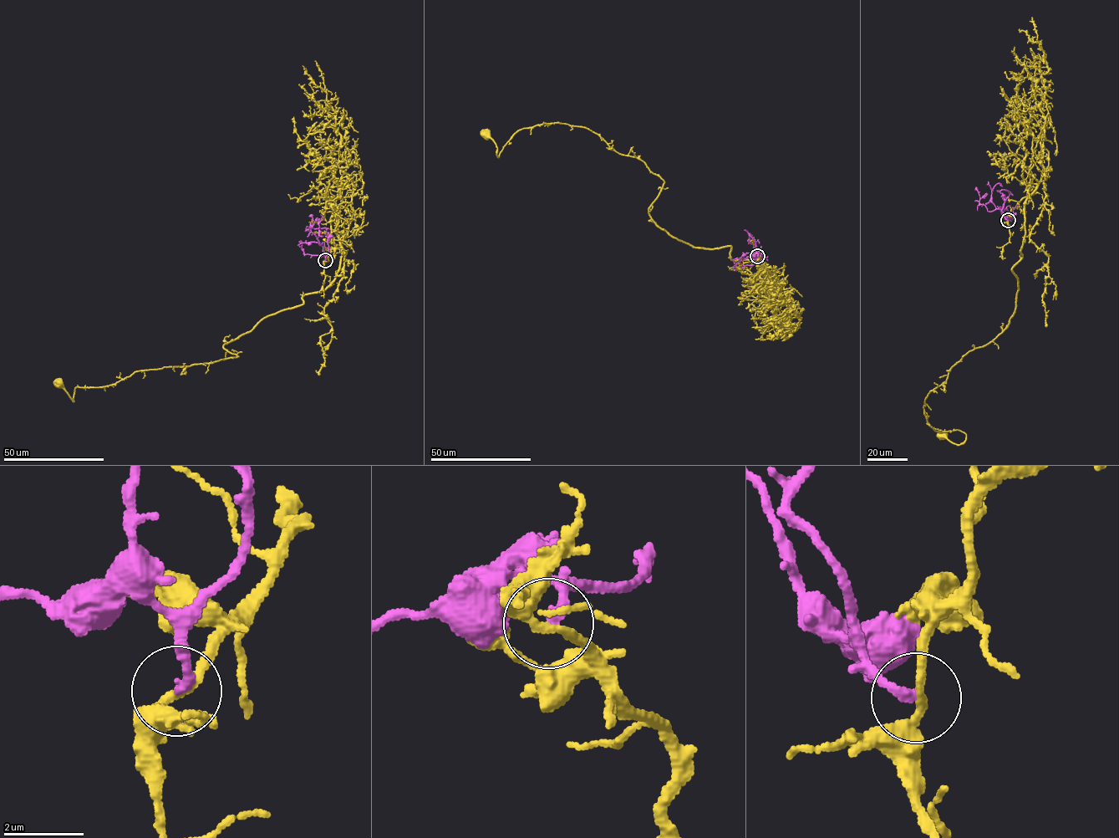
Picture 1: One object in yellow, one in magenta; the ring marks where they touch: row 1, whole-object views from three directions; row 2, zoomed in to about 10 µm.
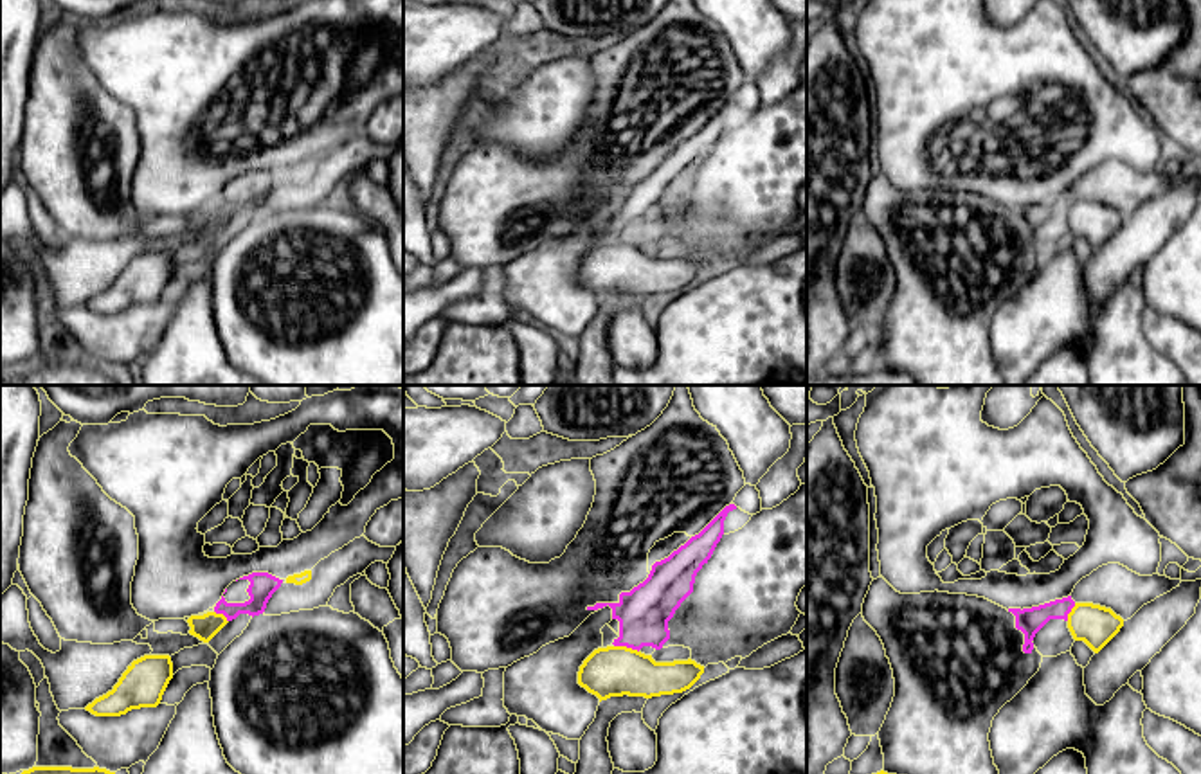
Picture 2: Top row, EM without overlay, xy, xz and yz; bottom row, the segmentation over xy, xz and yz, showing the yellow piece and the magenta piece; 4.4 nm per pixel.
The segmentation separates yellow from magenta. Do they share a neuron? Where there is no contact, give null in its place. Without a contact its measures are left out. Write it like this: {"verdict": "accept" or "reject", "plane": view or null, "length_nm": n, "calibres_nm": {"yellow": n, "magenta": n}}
{"verdict": "reject", "plane": "xz", "length_nm": 120, "calibres_nm": {"yellow": 220, "magenta": 240}}

